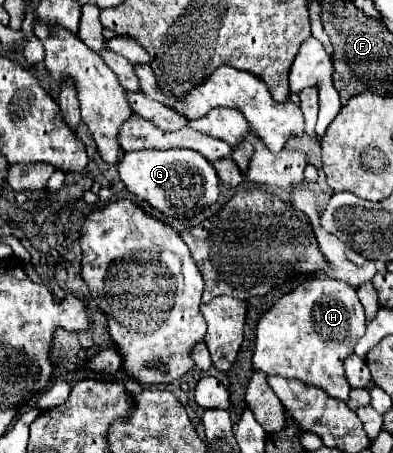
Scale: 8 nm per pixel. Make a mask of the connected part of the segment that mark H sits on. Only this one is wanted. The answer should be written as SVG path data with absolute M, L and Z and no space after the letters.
M315 275L283 295L261 317L257 325L253 367L267 375L299 379L327 391L333 399L347 401L351 387L345 379L343 363L353 355L355 343L363 335L365 313L355 287L327 275Z

